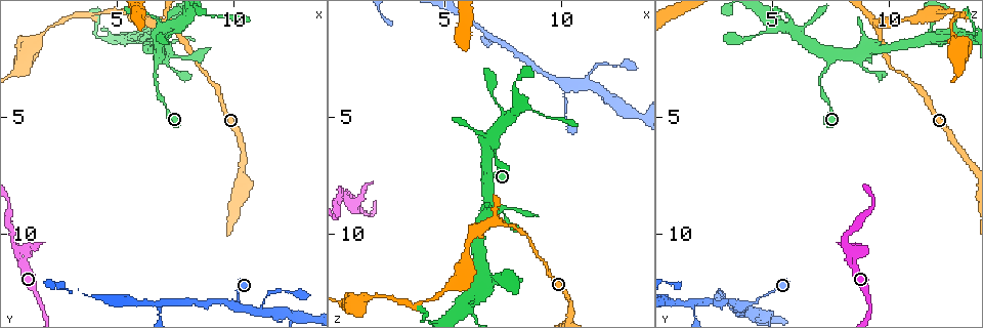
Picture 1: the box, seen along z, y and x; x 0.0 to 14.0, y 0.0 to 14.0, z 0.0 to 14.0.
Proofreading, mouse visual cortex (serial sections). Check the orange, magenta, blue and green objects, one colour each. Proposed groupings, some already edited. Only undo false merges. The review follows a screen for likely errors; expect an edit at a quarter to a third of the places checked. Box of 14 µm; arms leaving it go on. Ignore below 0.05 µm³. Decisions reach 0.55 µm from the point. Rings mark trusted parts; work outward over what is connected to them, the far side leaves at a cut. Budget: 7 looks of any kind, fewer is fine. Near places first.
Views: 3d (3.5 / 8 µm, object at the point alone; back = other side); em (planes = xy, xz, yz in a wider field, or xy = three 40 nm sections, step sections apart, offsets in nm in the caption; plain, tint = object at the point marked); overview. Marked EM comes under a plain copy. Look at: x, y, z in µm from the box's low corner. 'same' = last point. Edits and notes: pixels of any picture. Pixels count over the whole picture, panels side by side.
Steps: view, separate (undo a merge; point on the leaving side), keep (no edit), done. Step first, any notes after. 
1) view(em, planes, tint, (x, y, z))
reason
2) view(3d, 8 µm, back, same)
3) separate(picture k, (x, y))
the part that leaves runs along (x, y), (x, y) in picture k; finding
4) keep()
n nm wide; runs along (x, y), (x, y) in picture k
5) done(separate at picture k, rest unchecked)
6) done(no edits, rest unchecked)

view(3d, 3.5 µm, (1.2, 10.7, 8.7))
abrupt turn

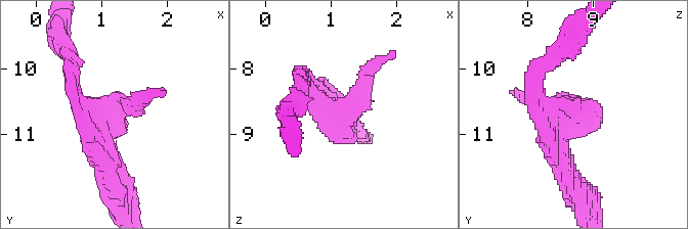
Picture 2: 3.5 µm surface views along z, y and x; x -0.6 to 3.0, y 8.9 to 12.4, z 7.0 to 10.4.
separate(picture 2, (361, 76))
the part that leaves runs along (339, 108), (357, 106), (377, 59) in picture 2; a second cell is stuck on

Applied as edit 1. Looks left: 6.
view(overview)

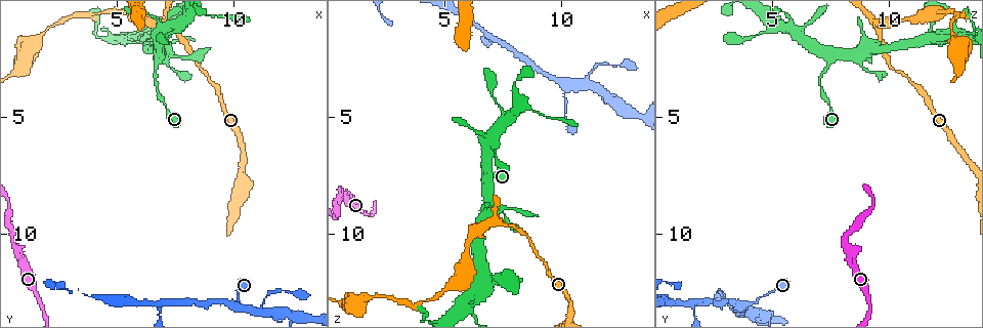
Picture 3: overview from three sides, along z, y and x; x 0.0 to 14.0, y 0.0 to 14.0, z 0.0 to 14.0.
view(3d, 8 µm, (6.8, 2.6, 7.5))
thin arm on a thick one

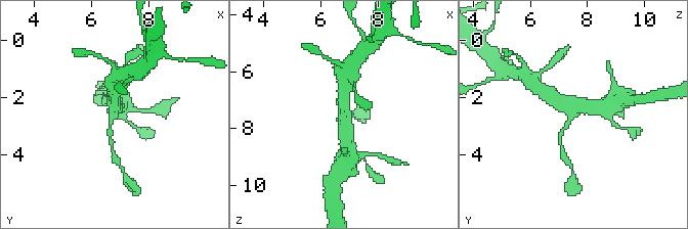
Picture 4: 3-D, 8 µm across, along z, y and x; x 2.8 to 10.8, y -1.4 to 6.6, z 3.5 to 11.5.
view(3d, 3.5 µm, (6.8, 2.5, 7.4))

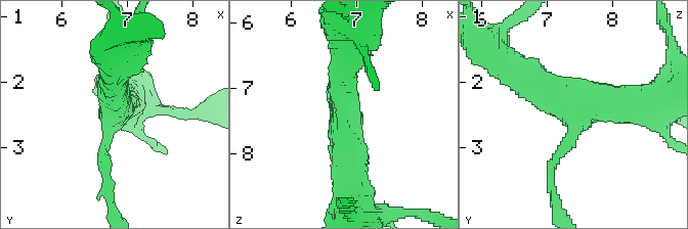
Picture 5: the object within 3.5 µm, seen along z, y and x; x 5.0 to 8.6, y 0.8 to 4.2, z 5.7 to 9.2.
view(em, xy, step 3, tint, (6.80, 2.50, 7.45))
3 arms; arms of 150, 450, 500 nm

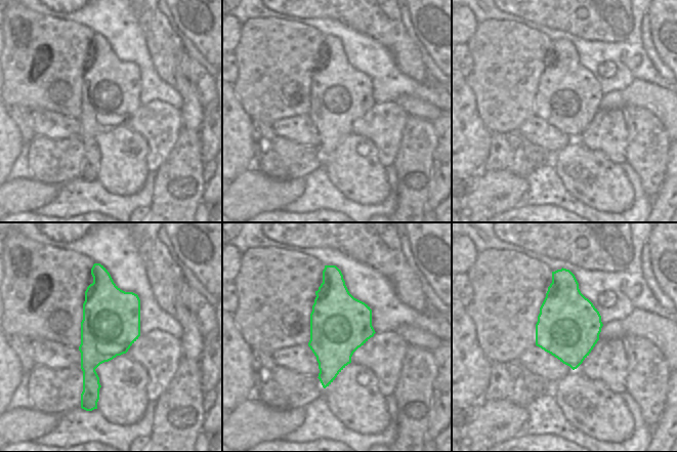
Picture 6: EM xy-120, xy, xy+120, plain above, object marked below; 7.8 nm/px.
keep()
runs along (551, 175), (582, 109), (640, 106) in picture 5; all the same cell

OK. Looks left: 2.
view(3d, 3.5 µm, (11.0, 13.4, 3.7))
branch point

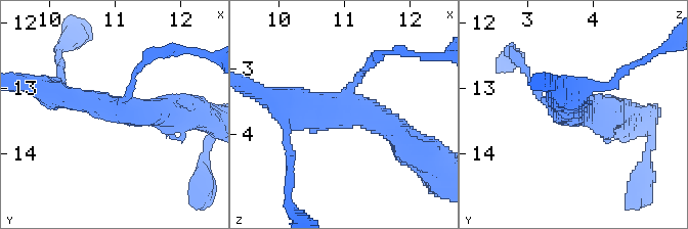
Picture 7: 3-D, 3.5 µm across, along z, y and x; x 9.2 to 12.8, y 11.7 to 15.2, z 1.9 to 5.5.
view(em, planes, tint, (11.05, 13.30, 3.60))
3 arms; arms of 100, 350, 400 nm; need the tissue

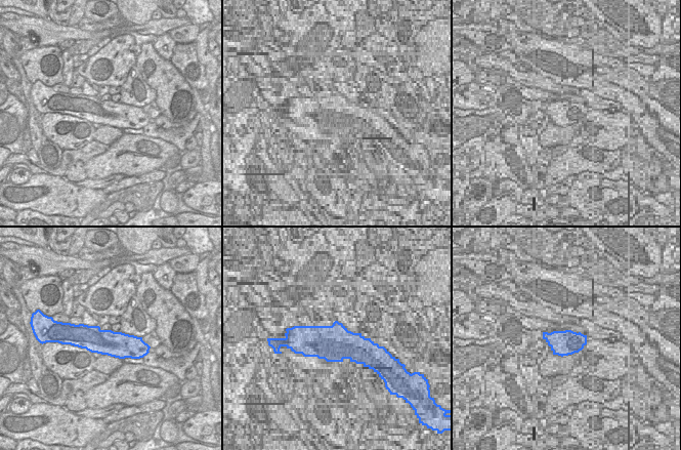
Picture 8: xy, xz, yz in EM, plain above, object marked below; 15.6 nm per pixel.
keep()
runs along (75, 338), (140, 344) in picture 8; all the same cell

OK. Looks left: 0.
done(separate at picture 2, rest unchecked)

